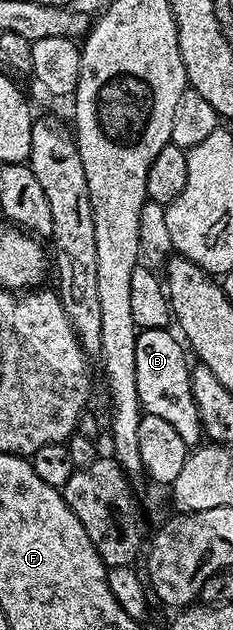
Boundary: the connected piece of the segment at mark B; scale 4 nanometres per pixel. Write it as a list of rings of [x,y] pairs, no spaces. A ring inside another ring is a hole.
[[[160,327],[159,329],[144,329],[138,334],[135,345],[137,392],[142,408],[148,414],[163,417],[163,421],[168,421],[174,427],[175,433],[183,437],[186,448],[193,449],[202,442],[203,426],[197,402],[193,396],[190,356],[182,340],[176,334],[173,336],[171,332],[172,330]]]

